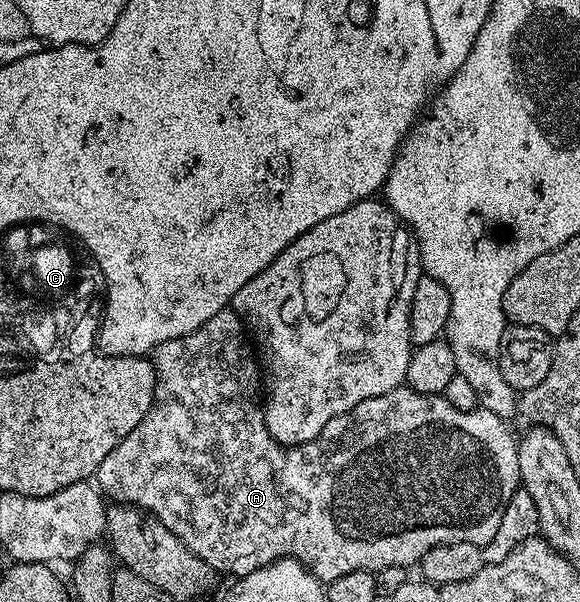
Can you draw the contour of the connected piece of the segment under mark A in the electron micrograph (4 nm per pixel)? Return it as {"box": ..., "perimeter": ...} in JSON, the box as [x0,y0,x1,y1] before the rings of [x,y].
{"box":[94,307,520,583],"perimeter":[[[230,307],[217,311],[213,319],[201,323],[201,327],[189,335],[161,343],[150,354],[149,360],[155,369],[153,403],[145,419],[141,419],[141,423],[137,423],[137,427],[133,427],[133,431],[129,431],[129,435],[125,435],[125,439],[121,439],[121,443],[117,443],[117,447],[105,455],[105,459],[101,459],[101,467],[95,472],[94,480],[108,498],[111,496],[112,502],[133,505],[165,523],[165,527],[169,527],[169,531],[173,531],[173,535],[177,535],[177,539],[181,539],[181,543],[185,543],[193,555],[205,559],[205,563],[209,563],[216,574],[232,573],[232,578],[238,579],[277,559],[292,557],[310,569],[319,581],[330,583],[358,569],[376,571],[385,567],[414,566],[433,547],[449,543],[473,543],[482,547],[489,543],[489,539],[493,539],[501,523],[501,515],[505,515],[505,503],[509,503],[515,490],[520,488],[517,437],[507,430],[508,422],[504,418],[482,407],[473,411],[457,411],[457,407],[451,406],[441,395],[421,395],[406,387],[365,399],[365,403],[357,403],[357,407],[345,411],[345,415],[329,419],[321,435],[309,439],[304,445],[278,445],[269,435],[263,418],[261,369],[252,342],[243,322]]]}

